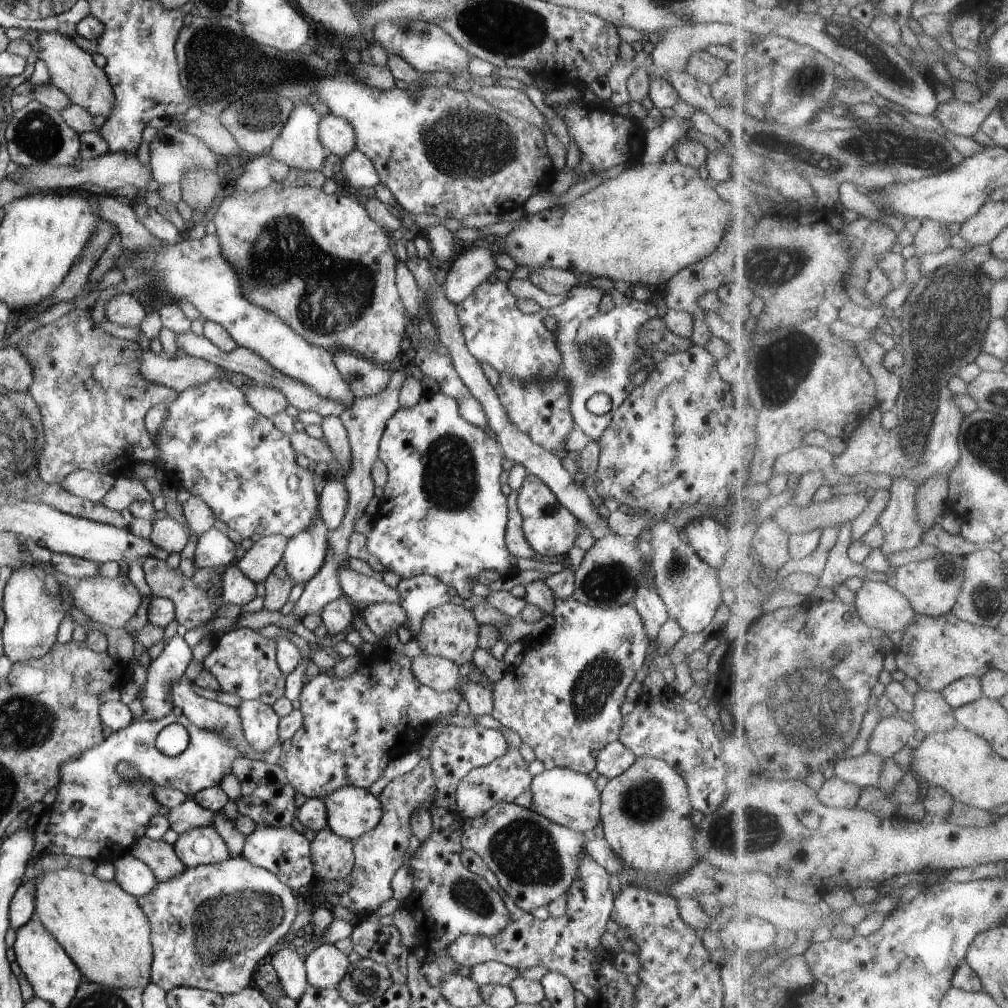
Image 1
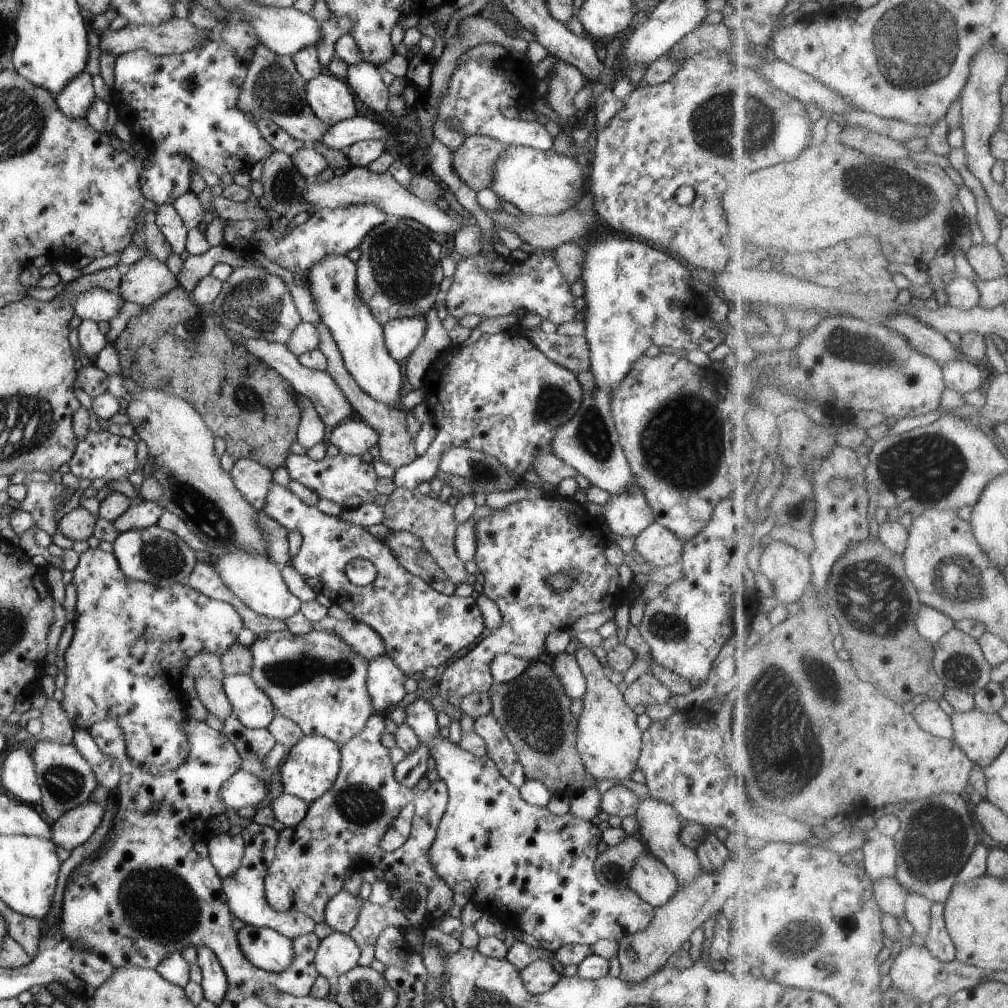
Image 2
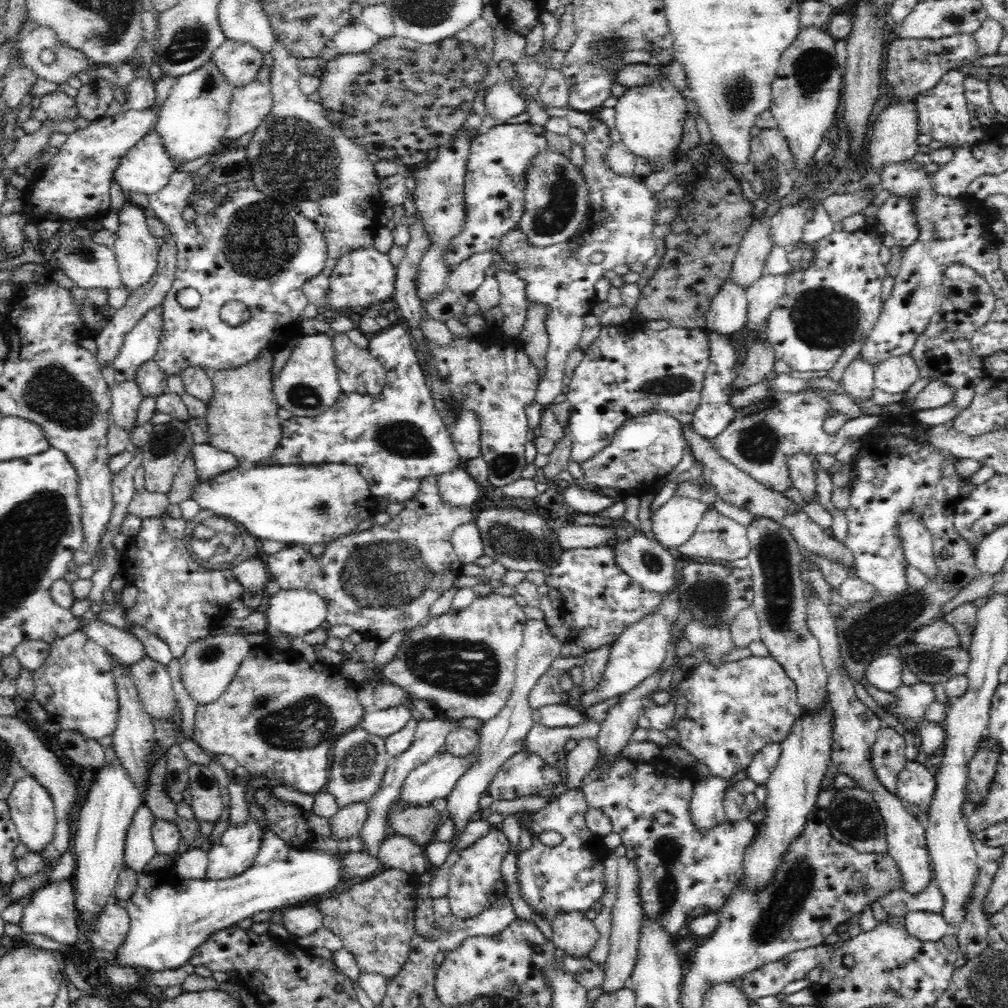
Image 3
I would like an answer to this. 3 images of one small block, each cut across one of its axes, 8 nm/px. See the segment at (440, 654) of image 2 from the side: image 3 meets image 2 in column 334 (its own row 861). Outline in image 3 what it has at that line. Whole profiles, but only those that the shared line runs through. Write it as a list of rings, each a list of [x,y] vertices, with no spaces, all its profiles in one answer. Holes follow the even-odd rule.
[[[580,788],[561,789],[547,806],[533,814],[531,847],[516,856],[519,893],[533,912],[549,923],[562,912],[588,912],[604,894],[604,860],[613,851],[602,843],[602,835],[587,828],[585,813],[588,808]],[[548,831],[559,832],[563,841],[556,846],[544,845],[538,836]]]

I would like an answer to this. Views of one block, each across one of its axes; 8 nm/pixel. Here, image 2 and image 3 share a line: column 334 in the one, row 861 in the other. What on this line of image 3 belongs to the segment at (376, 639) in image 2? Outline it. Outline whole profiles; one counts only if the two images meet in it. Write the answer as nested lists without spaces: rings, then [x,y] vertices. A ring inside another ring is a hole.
[[[618,859],[617,867],[618,892],[611,913],[610,953],[604,964],[604,982],[602,992],[614,992],[625,987],[627,980],[633,973],[638,959],[638,942],[640,942],[640,928],[642,928],[643,908],[638,895],[640,873],[633,859]]]

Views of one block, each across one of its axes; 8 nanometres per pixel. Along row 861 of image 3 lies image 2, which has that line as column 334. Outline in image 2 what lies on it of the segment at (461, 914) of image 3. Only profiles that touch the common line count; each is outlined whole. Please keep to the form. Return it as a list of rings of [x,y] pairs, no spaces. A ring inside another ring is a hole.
[[[338,452],[336,456],[324,456],[318,461],[311,459],[308,455],[297,455],[290,453],[284,467],[292,480],[298,480],[308,490],[316,492],[319,498],[325,498],[340,504],[343,509],[353,509],[366,503],[374,503],[378,491],[376,482],[378,476],[374,472],[371,463],[365,462],[360,456],[346,456]]]

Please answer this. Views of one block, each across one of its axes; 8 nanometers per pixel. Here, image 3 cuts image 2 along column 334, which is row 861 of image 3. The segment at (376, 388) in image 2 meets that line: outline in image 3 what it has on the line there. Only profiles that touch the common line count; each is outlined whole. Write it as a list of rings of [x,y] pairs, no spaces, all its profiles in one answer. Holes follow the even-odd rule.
[[[248,800],[250,817],[262,827],[262,842],[254,864],[236,877],[210,880],[210,879],[182,879],[175,875],[164,876],[163,873],[146,873],[142,871],[137,876],[137,886],[134,894],[128,900],[122,902],[130,915],[130,926],[122,946],[117,954],[116,965],[124,967],[142,966],[152,972],[162,970],[174,970],[180,968],[184,963],[190,961],[197,950],[206,939],[219,930],[236,925],[244,918],[250,918],[257,912],[274,911],[300,905],[302,902],[322,899],[325,894],[332,892],[338,884],[344,882],[344,871],[342,871],[342,859],[337,853],[323,852],[310,848],[296,850],[286,844],[284,840],[276,836],[267,828],[265,813],[260,806],[252,804]]]

